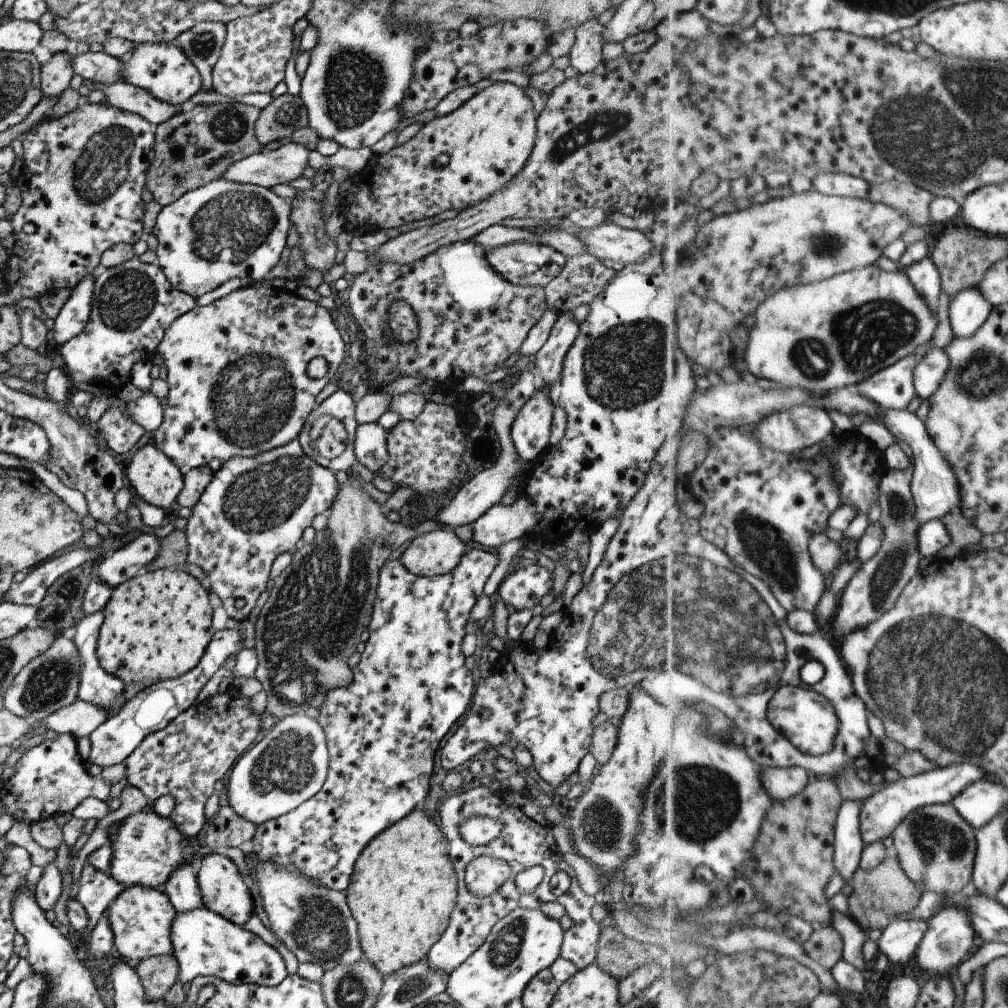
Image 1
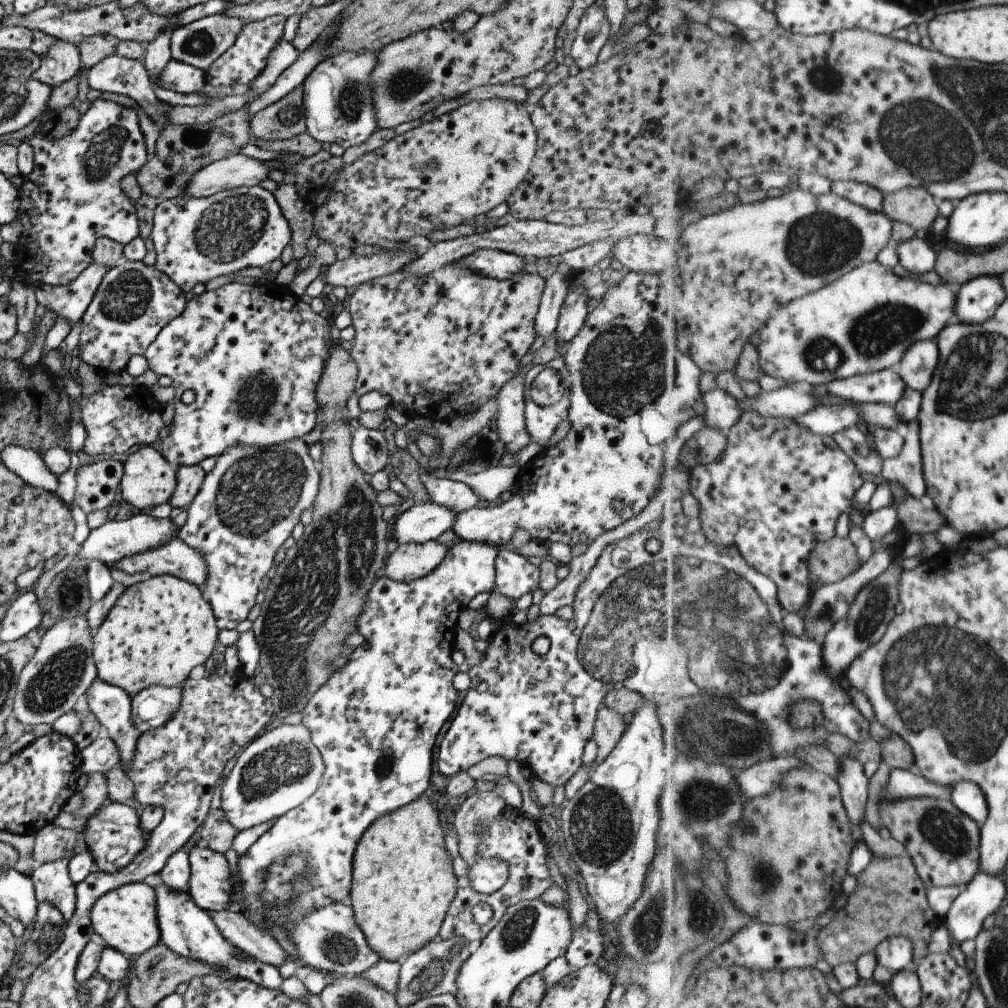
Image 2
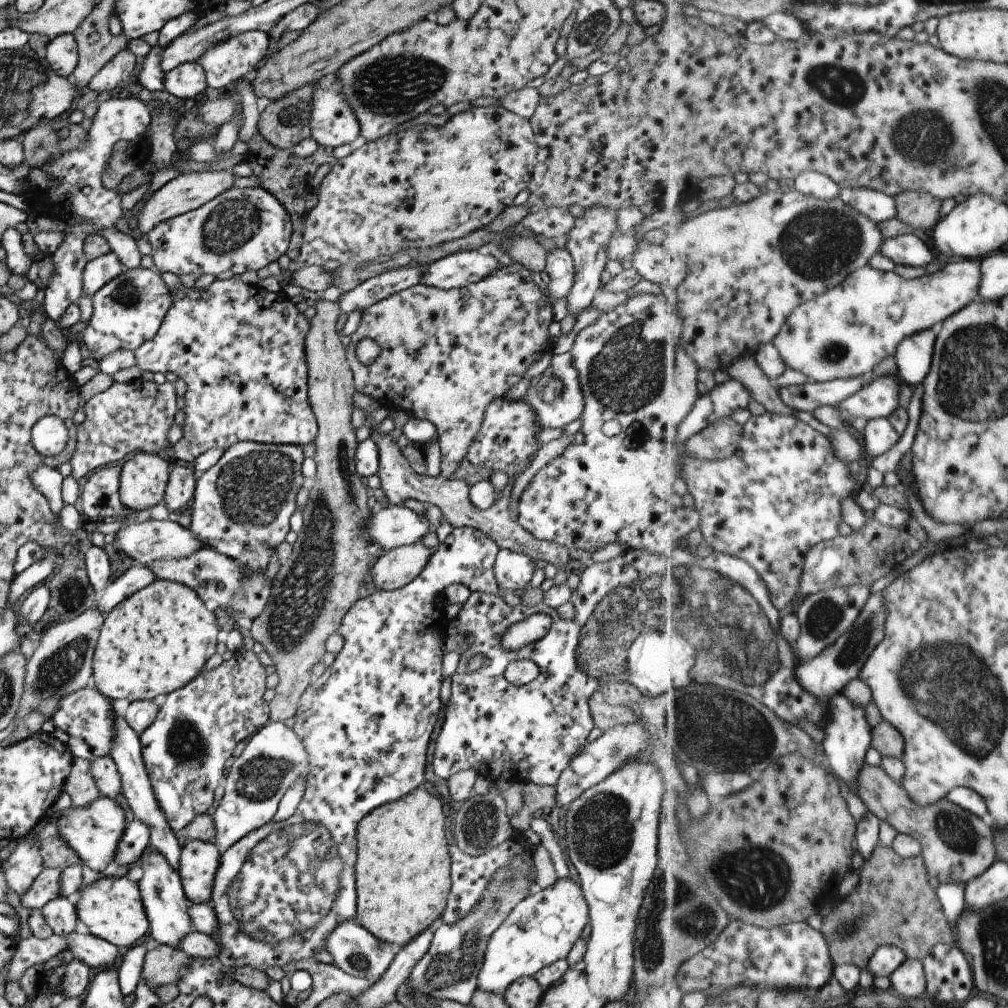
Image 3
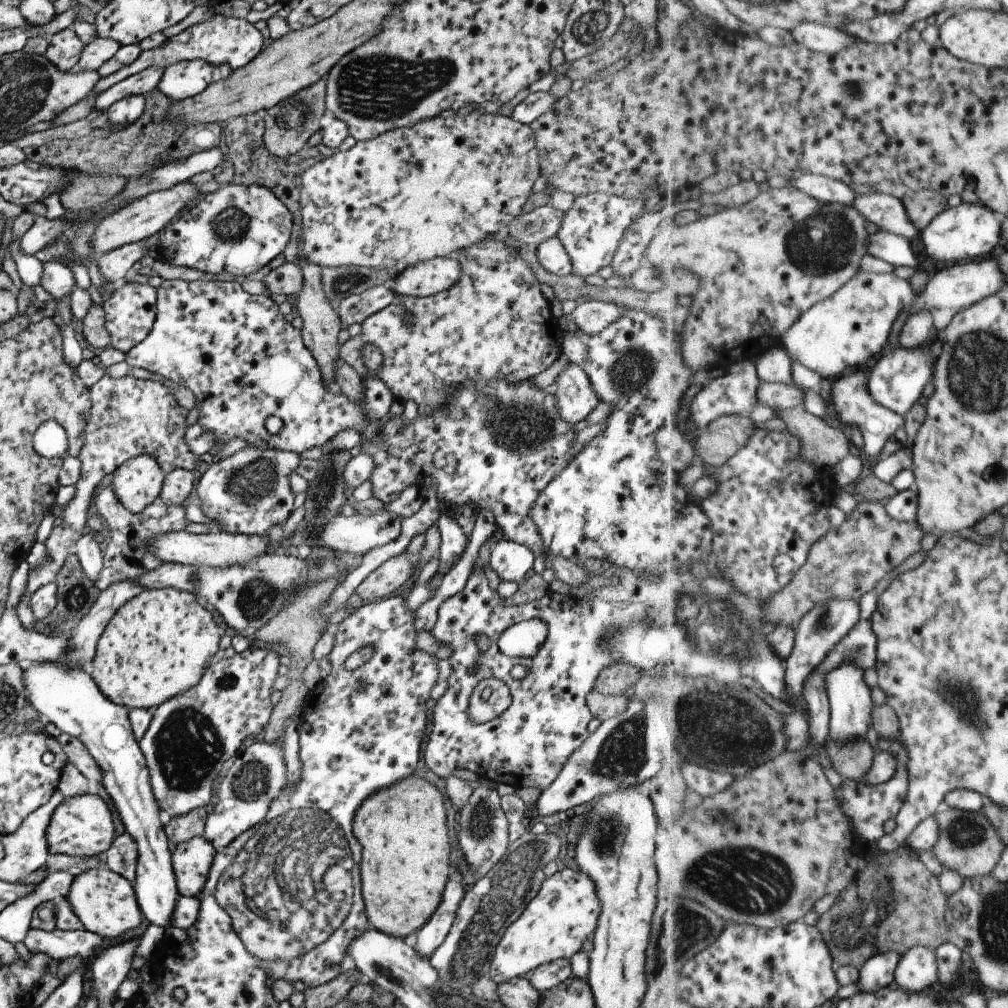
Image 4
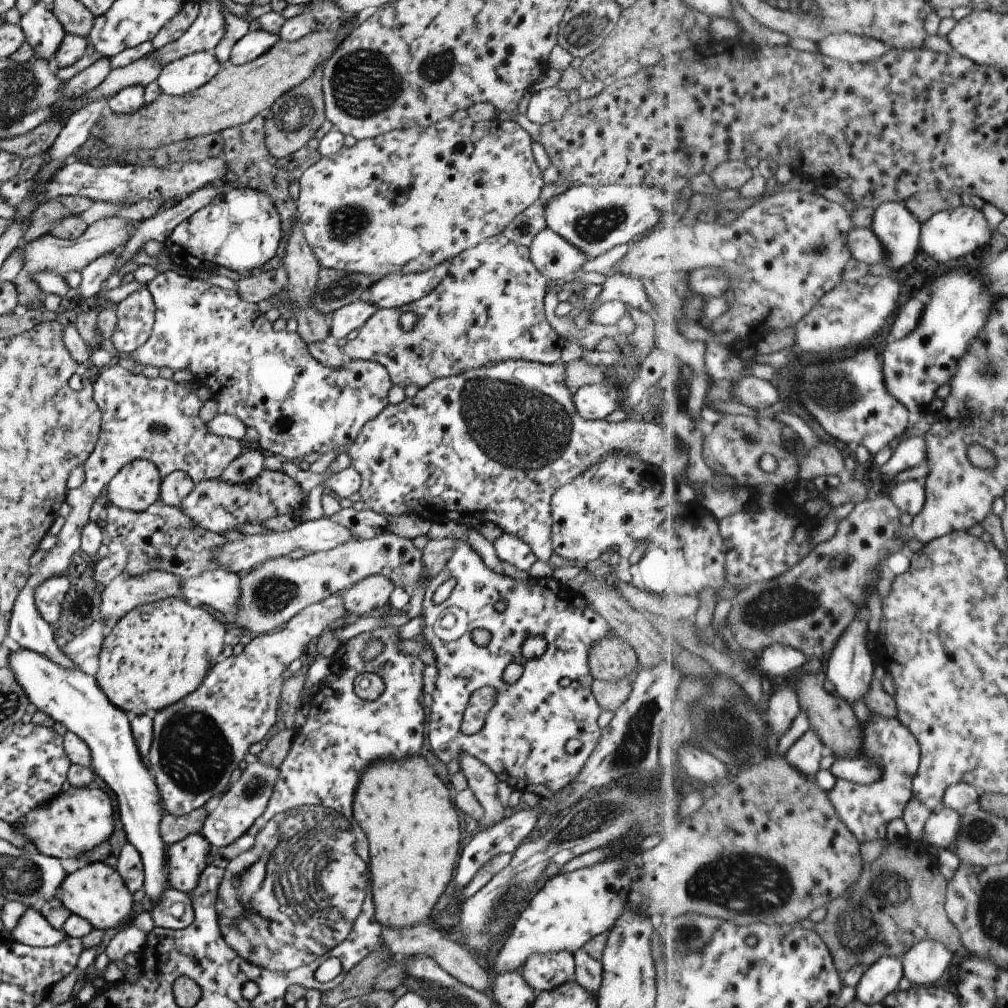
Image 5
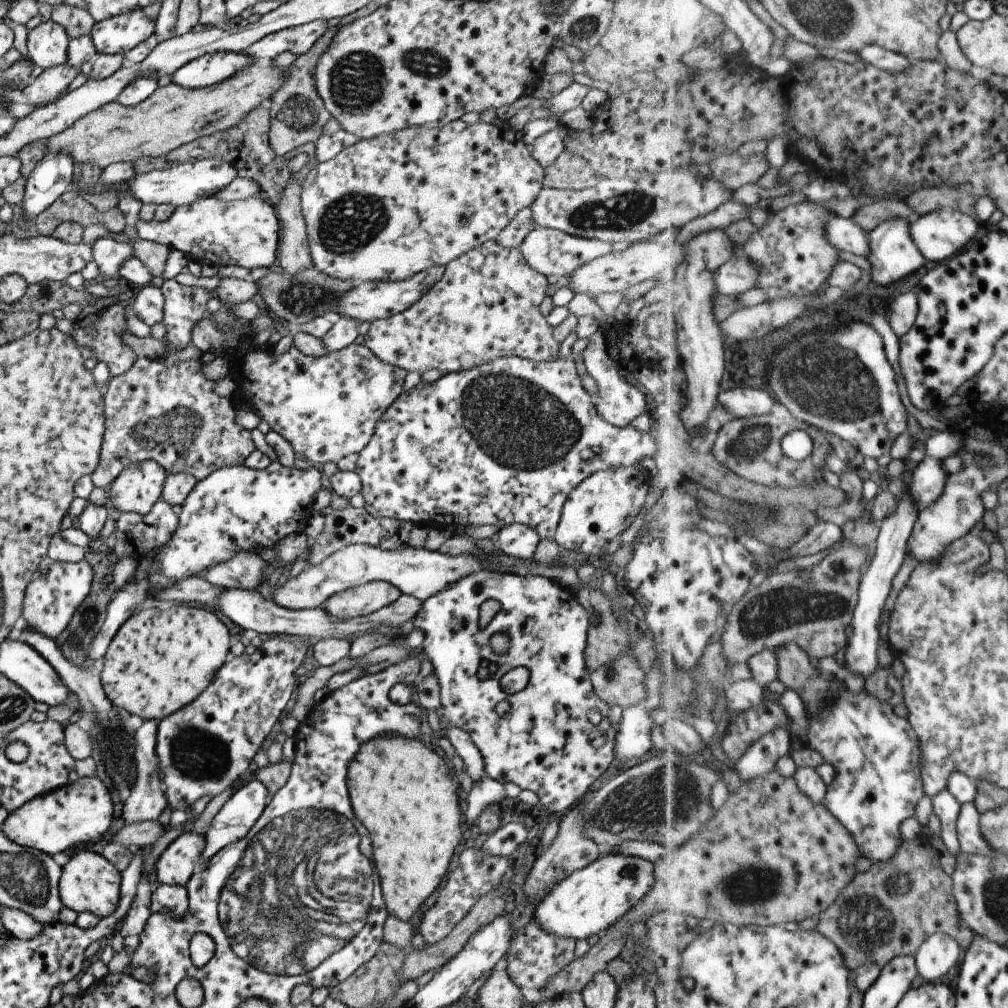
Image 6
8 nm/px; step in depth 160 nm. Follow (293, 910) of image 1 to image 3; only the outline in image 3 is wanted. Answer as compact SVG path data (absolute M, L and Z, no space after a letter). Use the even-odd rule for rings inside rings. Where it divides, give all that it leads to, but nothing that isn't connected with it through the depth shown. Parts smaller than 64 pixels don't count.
M341 921L335 924L330 933L326 936L324 950L326 950L333 960L333 964L346 972L348 975L366 978L368 981L377 980L387 967L391 964L395 953L401 946L395 946L386 942L381 942L365 930L357 921Z

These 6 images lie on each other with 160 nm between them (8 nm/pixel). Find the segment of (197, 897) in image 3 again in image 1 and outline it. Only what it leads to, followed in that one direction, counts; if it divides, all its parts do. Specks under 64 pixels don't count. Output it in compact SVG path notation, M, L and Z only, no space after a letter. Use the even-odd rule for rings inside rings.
M221 852L203 855L199 859L195 878L200 894L200 904L203 908L220 917L225 917L225 920L241 927L247 922L253 913L254 900L249 889L245 887L241 876L237 873L237 867L229 858L222 855Z

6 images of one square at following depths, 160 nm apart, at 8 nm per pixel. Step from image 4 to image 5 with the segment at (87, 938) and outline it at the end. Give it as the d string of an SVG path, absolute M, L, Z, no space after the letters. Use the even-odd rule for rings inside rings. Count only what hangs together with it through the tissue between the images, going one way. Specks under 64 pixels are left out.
M27 907L10 932L13 941L32 947L46 947L58 943L65 934L55 930L39 912L38 907Z

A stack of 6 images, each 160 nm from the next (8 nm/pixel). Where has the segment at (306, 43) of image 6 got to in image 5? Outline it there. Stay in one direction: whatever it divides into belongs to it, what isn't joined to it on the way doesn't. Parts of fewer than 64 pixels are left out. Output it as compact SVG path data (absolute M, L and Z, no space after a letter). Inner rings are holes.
M261 29L249 31L232 46L227 64L240 65L252 61L269 50L279 40L277 33Z

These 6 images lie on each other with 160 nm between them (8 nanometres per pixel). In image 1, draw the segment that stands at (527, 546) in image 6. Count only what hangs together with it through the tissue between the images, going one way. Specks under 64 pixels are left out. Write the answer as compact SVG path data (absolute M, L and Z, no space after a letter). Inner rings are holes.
M537 563L529 564L507 572L496 591L510 610L531 609L551 590L551 579L551 571Z

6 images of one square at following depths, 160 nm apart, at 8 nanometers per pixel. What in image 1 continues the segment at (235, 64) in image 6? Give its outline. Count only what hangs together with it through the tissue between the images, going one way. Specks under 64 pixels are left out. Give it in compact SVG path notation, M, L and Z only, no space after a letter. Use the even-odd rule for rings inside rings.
M174 42L137 43L130 53L129 60L122 62L121 82L142 88L161 102L187 106L188 98L202 88L197 69Z

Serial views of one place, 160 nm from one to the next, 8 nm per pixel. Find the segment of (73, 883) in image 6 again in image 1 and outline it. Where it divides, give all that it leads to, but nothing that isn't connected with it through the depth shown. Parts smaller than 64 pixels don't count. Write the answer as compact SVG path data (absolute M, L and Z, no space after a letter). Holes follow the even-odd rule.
M129 885L104 910L113 937L114 954L127 960L143 960L153 955L172 954L169 926L176 915L164 892L141 885Z

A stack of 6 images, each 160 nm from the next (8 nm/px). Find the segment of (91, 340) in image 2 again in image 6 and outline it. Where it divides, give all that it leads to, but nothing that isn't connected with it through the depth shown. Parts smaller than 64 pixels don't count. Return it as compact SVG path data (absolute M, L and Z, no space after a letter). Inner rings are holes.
M158 282L145 285L129 302L133 314L147 326L162 322L164 298Z

